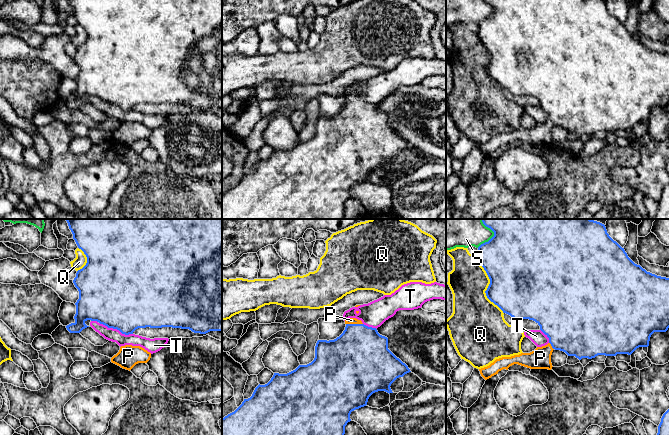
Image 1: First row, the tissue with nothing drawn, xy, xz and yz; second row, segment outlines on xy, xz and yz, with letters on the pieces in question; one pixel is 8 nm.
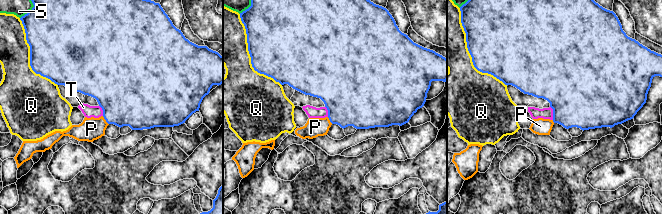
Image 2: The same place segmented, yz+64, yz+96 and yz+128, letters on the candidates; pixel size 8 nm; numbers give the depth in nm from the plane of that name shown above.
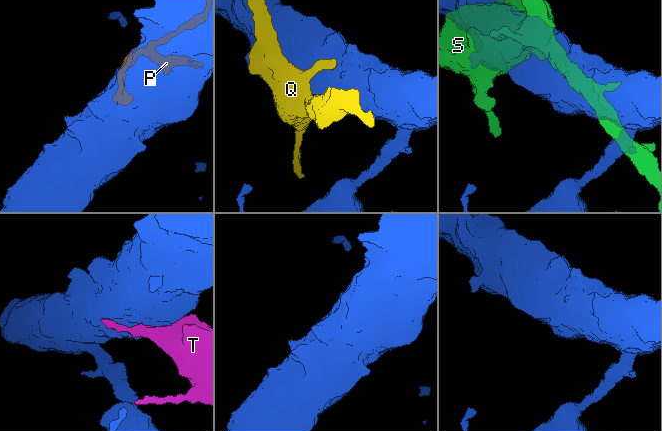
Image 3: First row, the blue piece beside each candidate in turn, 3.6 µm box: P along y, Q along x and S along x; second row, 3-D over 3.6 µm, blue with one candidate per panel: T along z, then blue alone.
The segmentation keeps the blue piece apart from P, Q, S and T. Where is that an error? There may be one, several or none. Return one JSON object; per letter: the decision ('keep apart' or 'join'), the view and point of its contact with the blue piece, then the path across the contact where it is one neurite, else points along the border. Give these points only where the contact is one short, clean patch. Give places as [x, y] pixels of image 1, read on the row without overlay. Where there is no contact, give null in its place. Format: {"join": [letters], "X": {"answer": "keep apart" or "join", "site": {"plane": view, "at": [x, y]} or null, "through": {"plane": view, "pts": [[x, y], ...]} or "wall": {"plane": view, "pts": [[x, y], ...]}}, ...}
{"join": ["P"], "P": {"answer": "join", "site": {"plane": "xz", "at": [354, 100]}, "through": {"plane": "xz", "pts": [[360, 130], [360, 122], [354, 100], [351, 96]]}}, "Q": {"answer": "keep apart", "site": {"plane": "yz", "at": [489, 61]}}, "S": {"answer": "keep apart", "site": {"plane": "yz", "at": [492, 13]}}, "T": {"answer": "keep apart", "site": {"plane": "xy", "at": [116, 104]}}}

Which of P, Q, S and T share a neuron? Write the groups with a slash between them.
P / Q / S / T

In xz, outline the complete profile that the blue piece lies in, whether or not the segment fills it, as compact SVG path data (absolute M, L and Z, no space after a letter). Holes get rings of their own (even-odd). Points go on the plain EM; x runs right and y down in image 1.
M356 94L345 96L345 106L334 116L318 116L315 122L315 134L307 141L299 141L287 150L274 149L265 161L258 161L252 172L244 175L242 180L232 189L222 194L222 219L343 219L345 202L351 197L352 187L367 181L369 173L378 167L393 169L390 162L399 153L411 148L408 142L388 125L388 114L378 109L376 104L368 103Z

